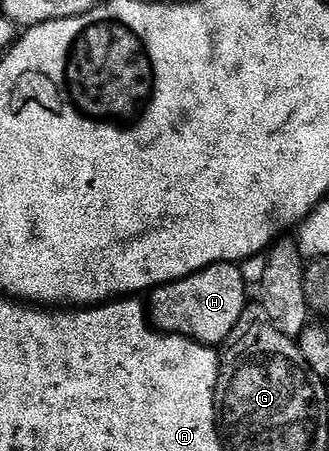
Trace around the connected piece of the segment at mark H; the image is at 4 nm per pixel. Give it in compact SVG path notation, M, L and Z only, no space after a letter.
M219 262L150 291L152 323L164 334L179 334L203 346L222 347L222 342L238 328L247 310L247 282L239 270L242 269L234 262Z

